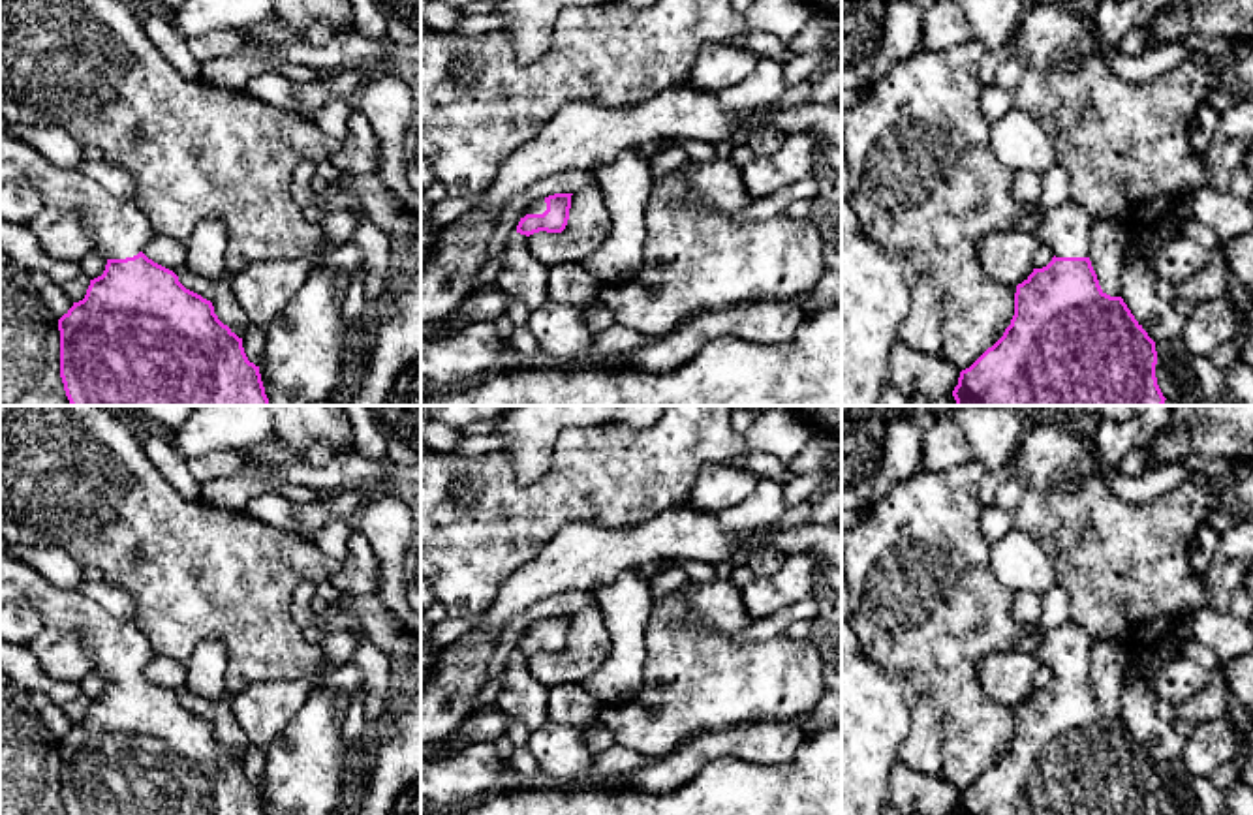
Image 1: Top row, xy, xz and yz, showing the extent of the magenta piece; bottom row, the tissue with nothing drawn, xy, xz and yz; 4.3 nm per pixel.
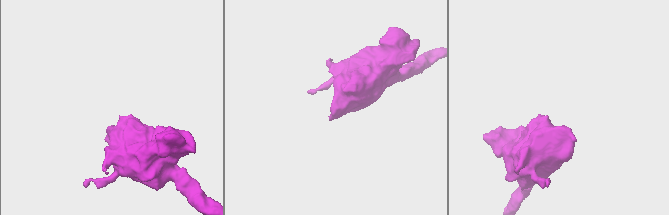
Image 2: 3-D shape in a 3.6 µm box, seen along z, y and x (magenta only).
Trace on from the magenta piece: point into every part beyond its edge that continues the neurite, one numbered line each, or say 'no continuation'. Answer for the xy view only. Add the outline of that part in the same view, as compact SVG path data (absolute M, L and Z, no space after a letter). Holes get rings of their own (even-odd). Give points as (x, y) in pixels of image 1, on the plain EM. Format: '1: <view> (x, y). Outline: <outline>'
1: xy (119, 650). Outline: M0 552L0 608L8 603L30 603L45 627L83 633L94 672L105 680L133 678L154 655L148 638L131 622L113 616L77 590L47 582L21 560Z

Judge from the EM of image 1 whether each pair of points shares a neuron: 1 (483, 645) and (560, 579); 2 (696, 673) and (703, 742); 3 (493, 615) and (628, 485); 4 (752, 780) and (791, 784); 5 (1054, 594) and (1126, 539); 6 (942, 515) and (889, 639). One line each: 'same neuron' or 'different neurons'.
1: same neuron
2: different neurons
3: different neurons
4: same neuron
5: different neurons
6: same neuron

